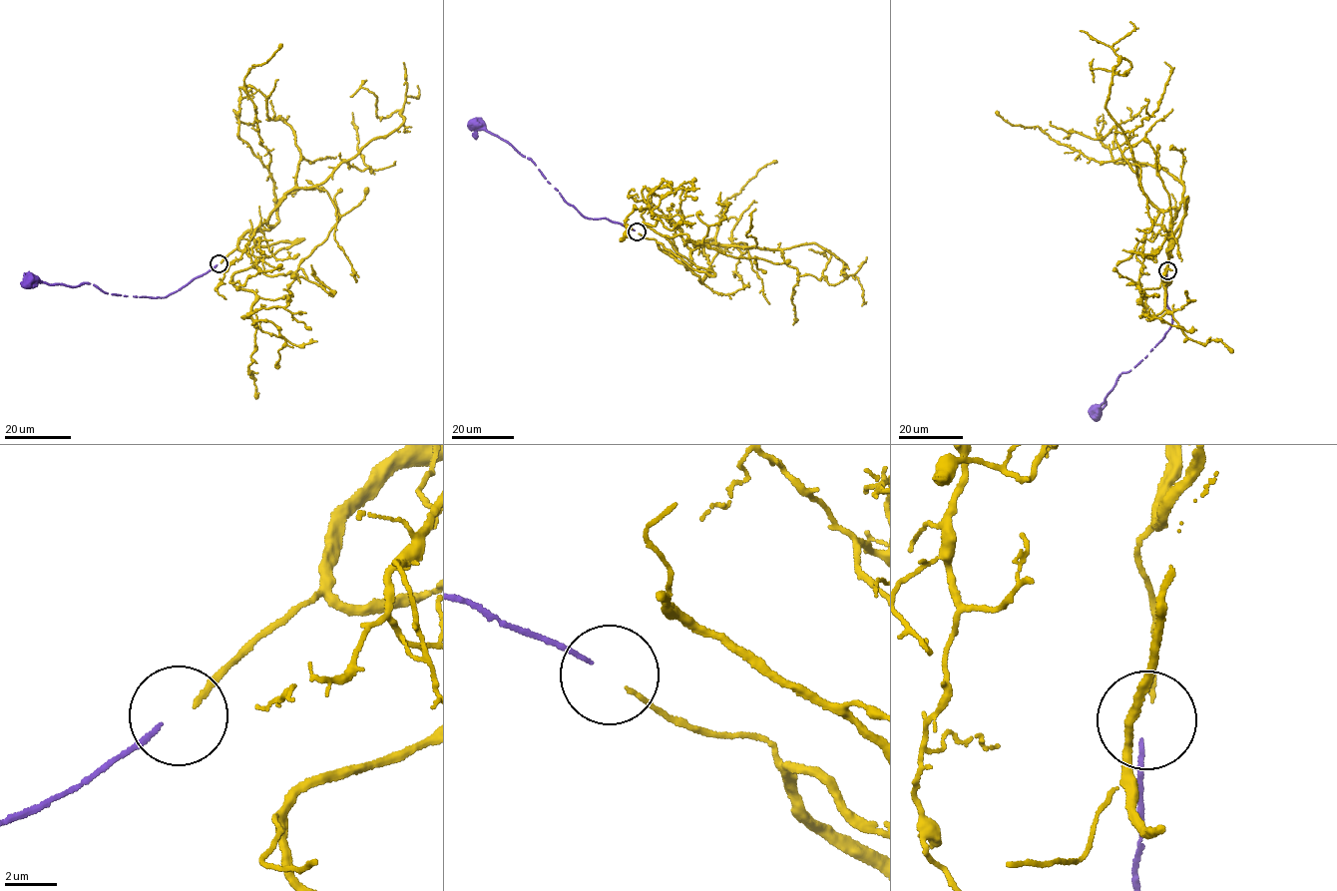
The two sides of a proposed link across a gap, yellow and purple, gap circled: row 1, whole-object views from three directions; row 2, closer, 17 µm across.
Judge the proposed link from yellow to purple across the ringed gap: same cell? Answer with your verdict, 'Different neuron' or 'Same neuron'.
Same neuron

